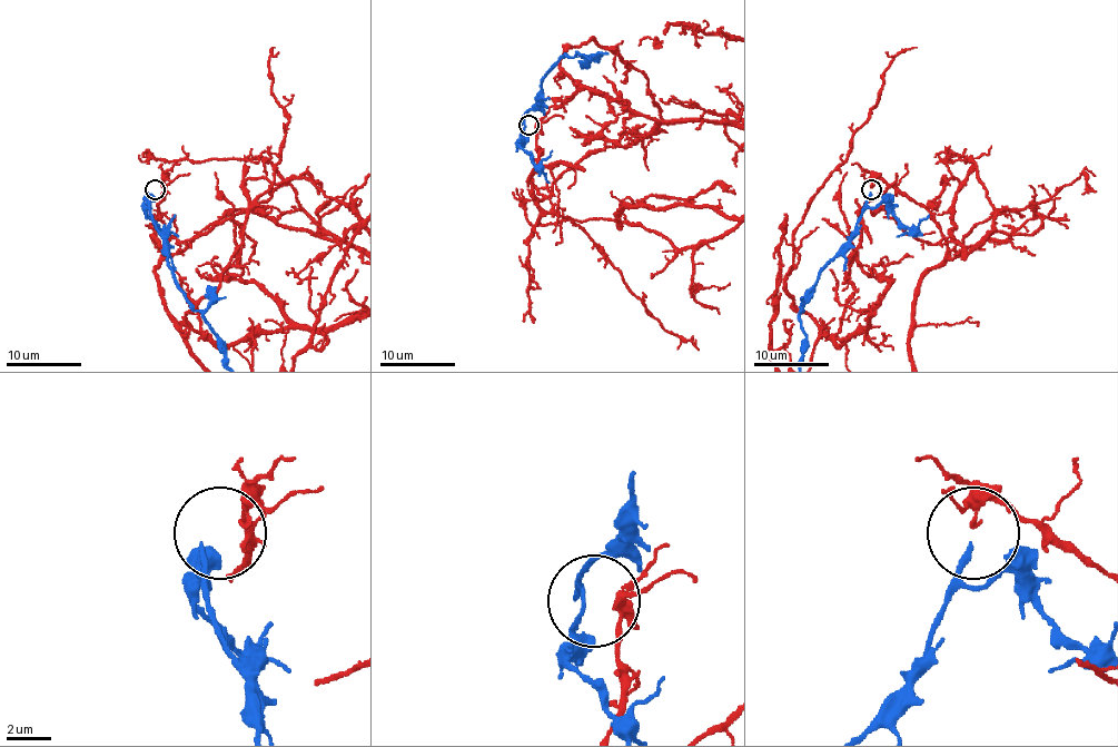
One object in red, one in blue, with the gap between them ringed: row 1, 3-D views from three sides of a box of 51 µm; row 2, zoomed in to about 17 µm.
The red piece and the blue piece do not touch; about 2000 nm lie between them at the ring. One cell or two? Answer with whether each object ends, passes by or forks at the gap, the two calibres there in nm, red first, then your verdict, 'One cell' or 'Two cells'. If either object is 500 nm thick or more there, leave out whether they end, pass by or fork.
At the ring red ends. At the ring blue ends. Thickness 170 nm (red) against 240 nm. Two cells

